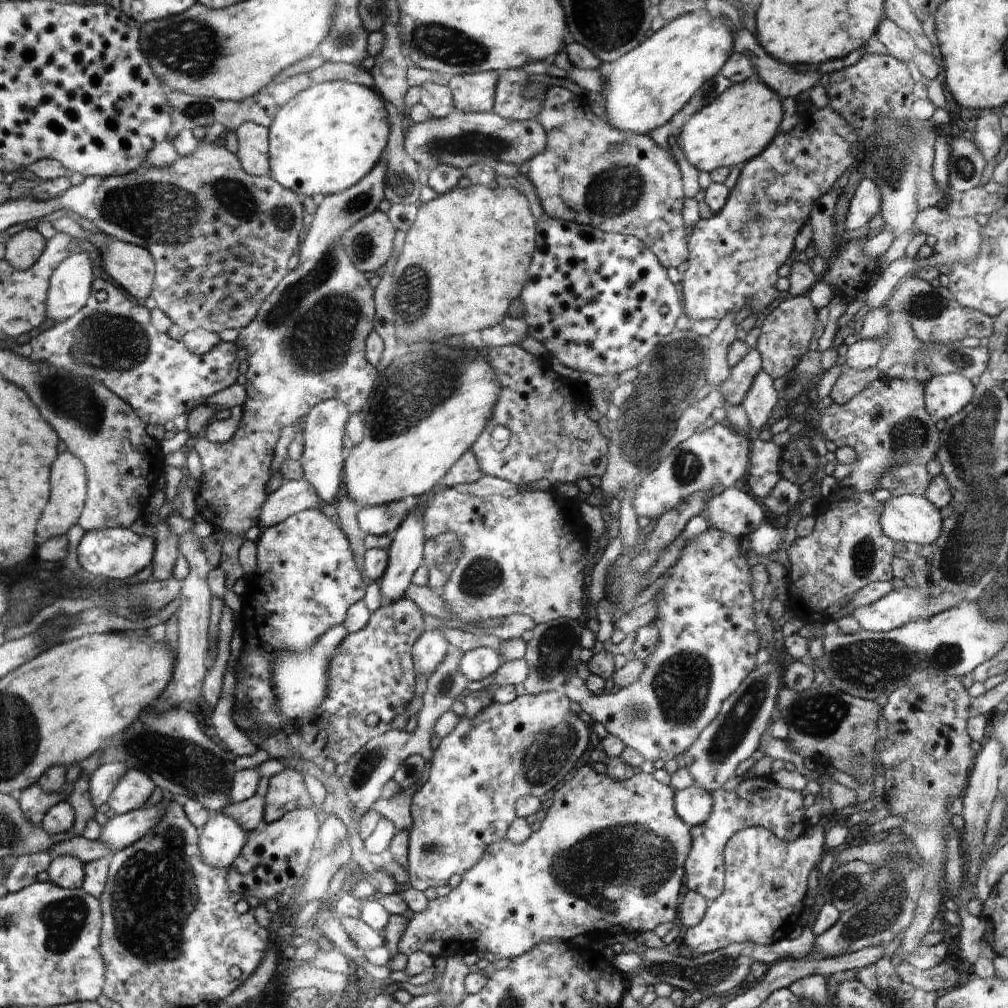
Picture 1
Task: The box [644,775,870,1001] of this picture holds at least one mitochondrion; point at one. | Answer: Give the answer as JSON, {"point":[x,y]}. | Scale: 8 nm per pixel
{"point":[717,971]}

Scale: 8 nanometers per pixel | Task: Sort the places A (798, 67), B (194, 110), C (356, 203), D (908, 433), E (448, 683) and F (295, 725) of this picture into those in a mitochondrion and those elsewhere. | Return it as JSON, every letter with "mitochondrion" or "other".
{"A":"other","B":"mitochondrion","C":"mitochondrion","D":"mitochondrion","E":"mitochondrion","F":"other"}

